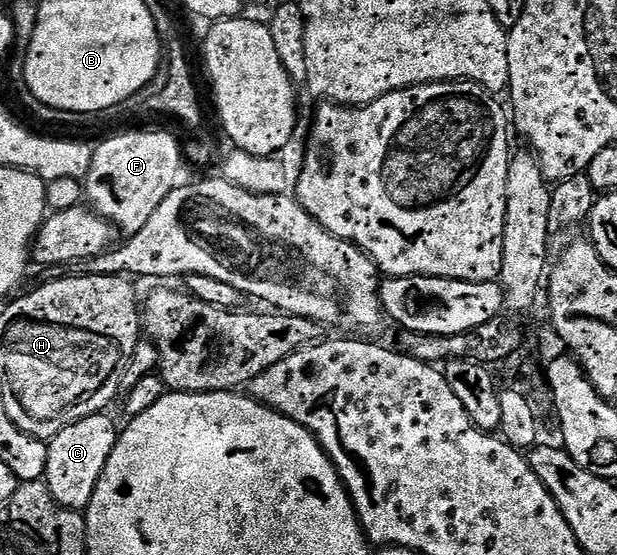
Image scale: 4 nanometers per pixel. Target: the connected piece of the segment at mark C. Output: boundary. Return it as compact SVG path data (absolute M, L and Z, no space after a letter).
M111 413L91 414L52 435L48 442L48 459L43 481L47 482L54 500L60 506L87 511L98 480L116 447L118 426Z

